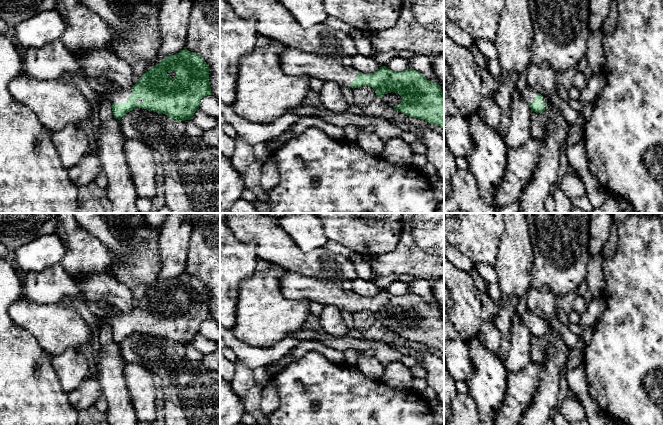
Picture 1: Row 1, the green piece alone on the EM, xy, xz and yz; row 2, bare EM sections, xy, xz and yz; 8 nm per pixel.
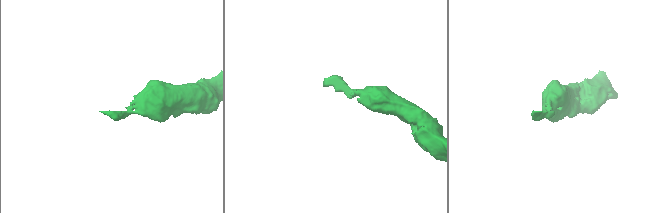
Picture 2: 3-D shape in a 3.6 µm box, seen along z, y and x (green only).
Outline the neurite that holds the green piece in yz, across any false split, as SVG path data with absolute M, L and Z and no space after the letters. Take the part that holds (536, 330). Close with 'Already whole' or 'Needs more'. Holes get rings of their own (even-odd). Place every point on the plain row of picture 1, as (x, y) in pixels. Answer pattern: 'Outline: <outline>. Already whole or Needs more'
Outline: M529 309L521 315L522 322L531 332L531 335L542 337L547 330L547 322Z. Needs more

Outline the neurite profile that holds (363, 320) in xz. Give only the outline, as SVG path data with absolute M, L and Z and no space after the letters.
M370 310L353 312L352 317L354 320L354 328L360 332L364 332L365 330L369 329L377 321L375 314Z

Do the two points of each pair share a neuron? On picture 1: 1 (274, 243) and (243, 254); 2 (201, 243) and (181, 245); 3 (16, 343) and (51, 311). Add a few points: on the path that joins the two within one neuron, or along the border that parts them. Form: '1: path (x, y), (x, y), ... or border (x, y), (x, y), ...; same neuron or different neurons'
1: border (235, 237), (241, 241), (253, 242), (258, 257); different neurons
2: border (191, 223), (191, 236), (186, 265), (184, 267); different neurons
3: border (10, 317), (18, 325), (25, 328), (44, 349); different neurons

